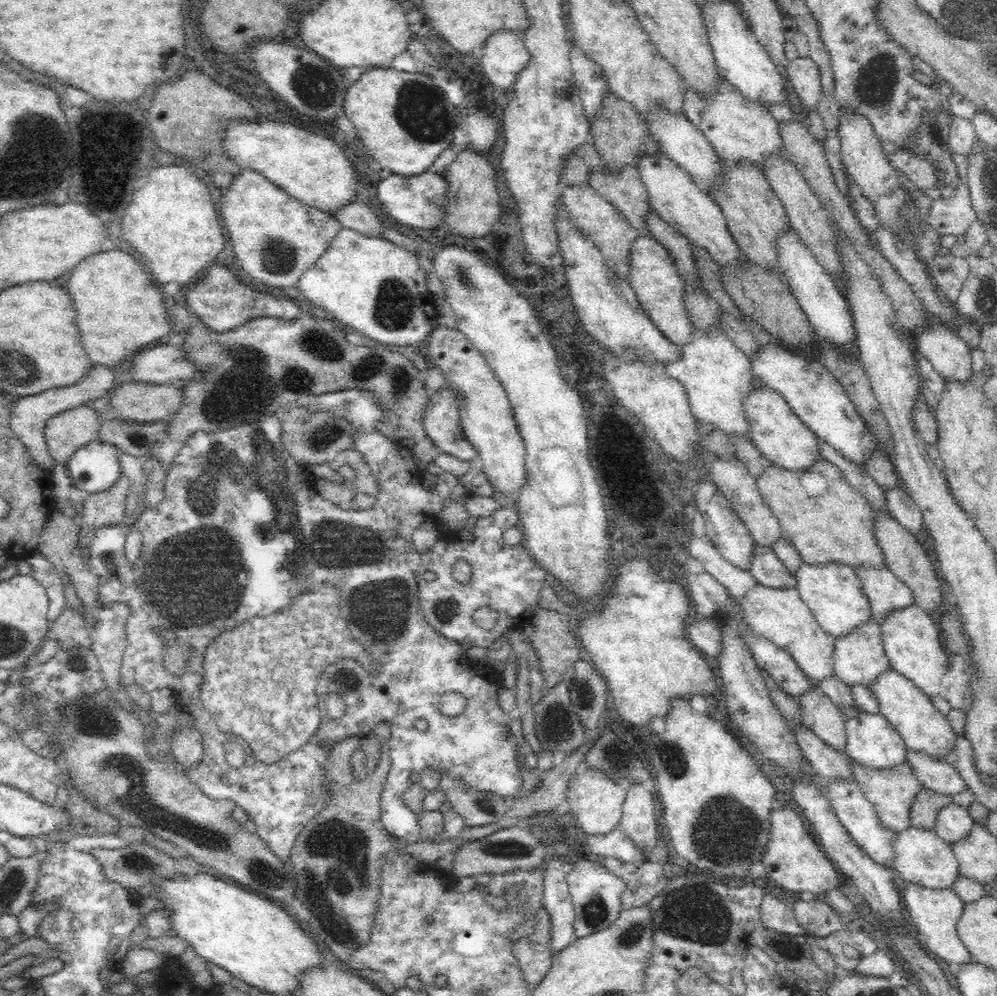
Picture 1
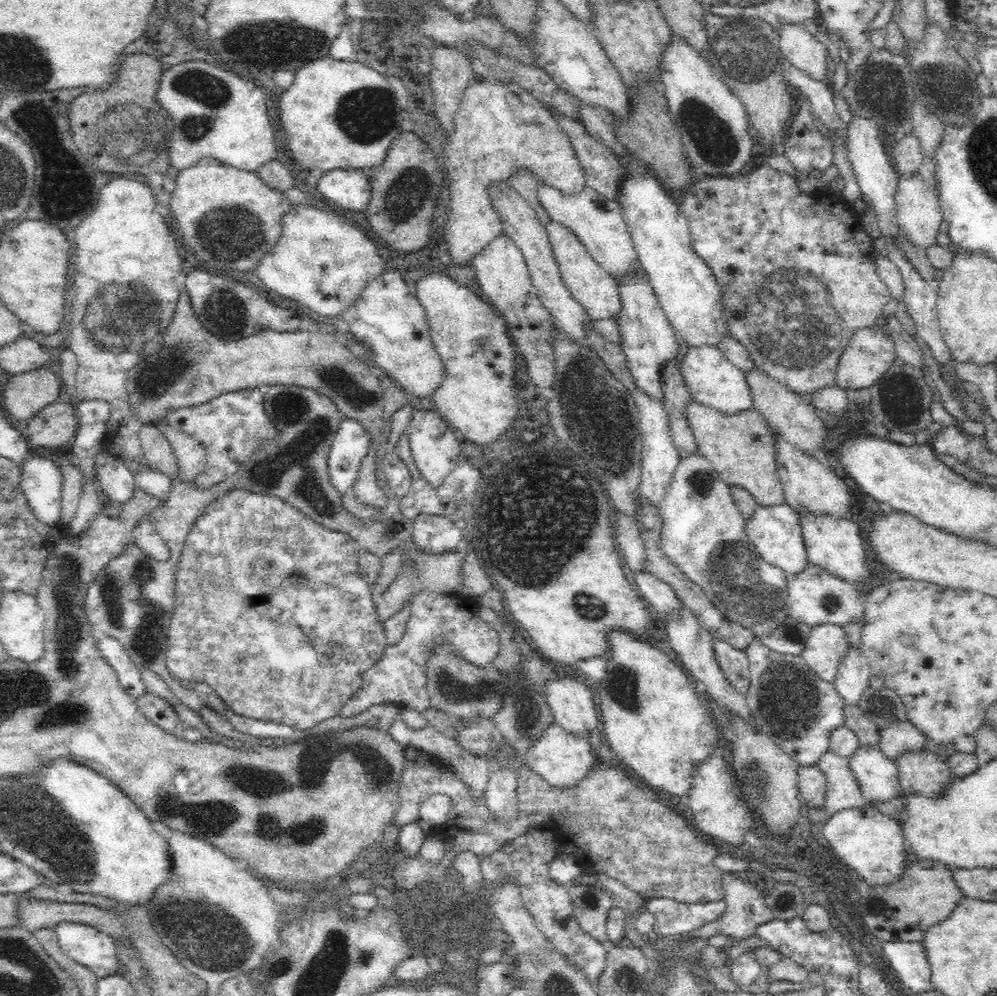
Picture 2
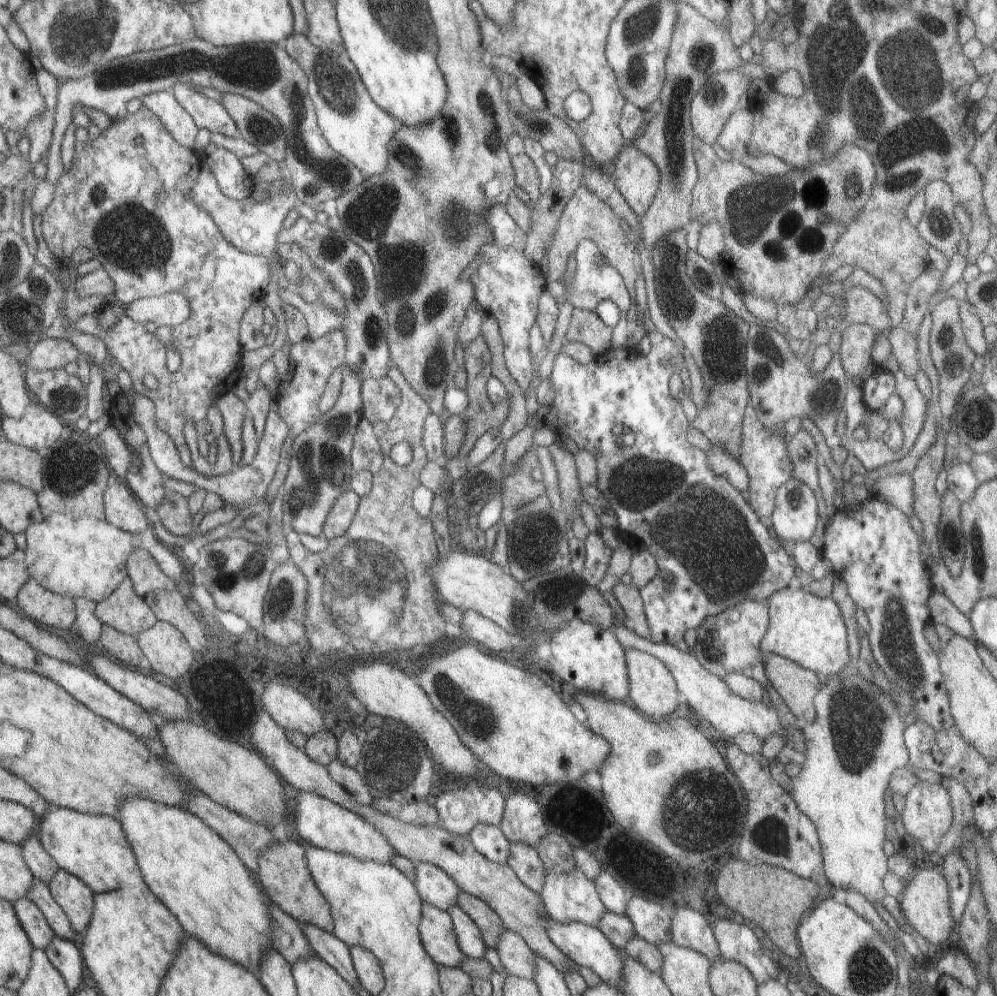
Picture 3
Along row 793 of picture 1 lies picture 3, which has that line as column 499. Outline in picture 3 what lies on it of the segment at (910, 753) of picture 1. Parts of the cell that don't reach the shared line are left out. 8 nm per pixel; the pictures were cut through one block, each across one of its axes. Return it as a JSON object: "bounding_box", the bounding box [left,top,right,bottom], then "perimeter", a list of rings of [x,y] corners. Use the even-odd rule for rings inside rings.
{"bounding_box":[497,930,537,980],"perimeter":[[[505,930],[497,942],[497,954],[509,976],[519,976],[533,980],[537,974],[537,954],[527,946],[527,942],[511,930]]]}

